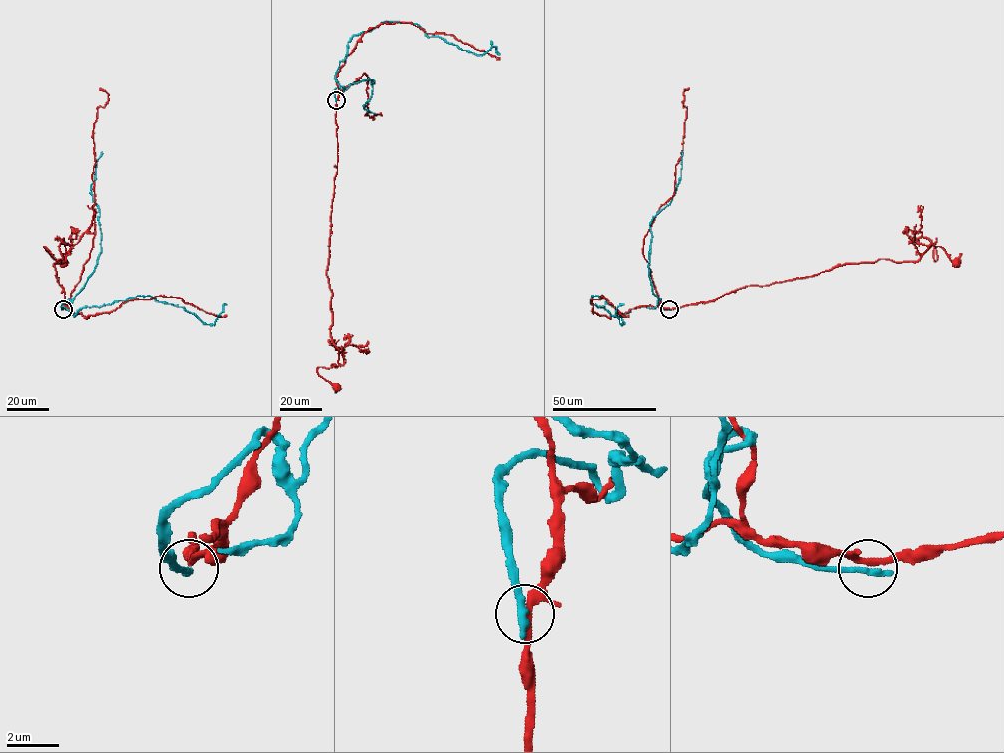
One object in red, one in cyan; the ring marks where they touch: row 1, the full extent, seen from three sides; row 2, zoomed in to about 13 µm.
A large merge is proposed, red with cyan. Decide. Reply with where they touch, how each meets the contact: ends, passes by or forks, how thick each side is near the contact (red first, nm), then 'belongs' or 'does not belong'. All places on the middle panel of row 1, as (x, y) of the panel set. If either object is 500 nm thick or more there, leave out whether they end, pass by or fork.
place (336, 100); red forks; cyan ends; calibres 200 and 340 nm; does not belong

